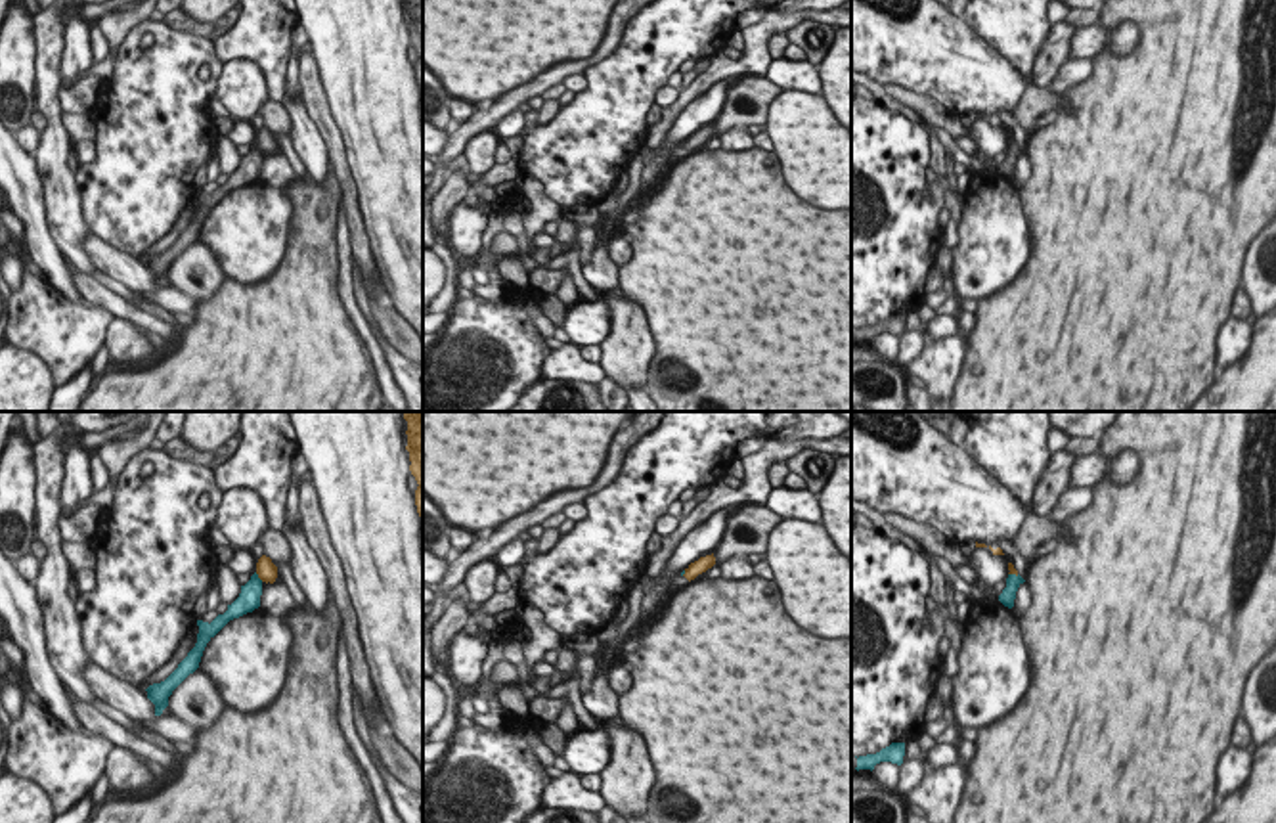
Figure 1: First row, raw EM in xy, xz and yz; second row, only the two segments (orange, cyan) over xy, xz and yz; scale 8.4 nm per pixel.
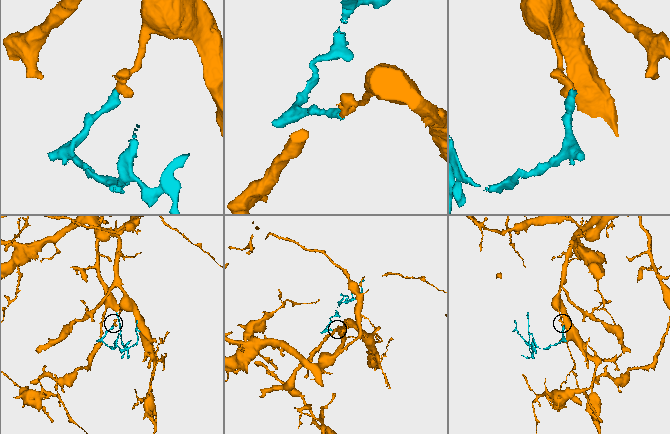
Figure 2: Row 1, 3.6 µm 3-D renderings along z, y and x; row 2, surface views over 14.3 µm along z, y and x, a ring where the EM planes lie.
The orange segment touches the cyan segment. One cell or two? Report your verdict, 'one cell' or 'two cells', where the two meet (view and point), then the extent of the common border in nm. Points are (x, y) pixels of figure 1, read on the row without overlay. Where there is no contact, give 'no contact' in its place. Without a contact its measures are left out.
one cell | xy (259, 148) | 110 nm

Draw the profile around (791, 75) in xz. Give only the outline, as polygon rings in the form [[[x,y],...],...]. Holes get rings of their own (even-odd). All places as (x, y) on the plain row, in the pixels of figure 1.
[[[775,59],[765,78],[779,84],[782,90],[821,94],[823,88],[817,67],[805,59]]]

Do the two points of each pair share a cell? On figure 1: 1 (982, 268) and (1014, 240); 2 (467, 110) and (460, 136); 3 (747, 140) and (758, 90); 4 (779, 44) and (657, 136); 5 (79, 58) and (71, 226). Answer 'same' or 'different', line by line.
1: same
2: different
3: different
4: different
5: different

